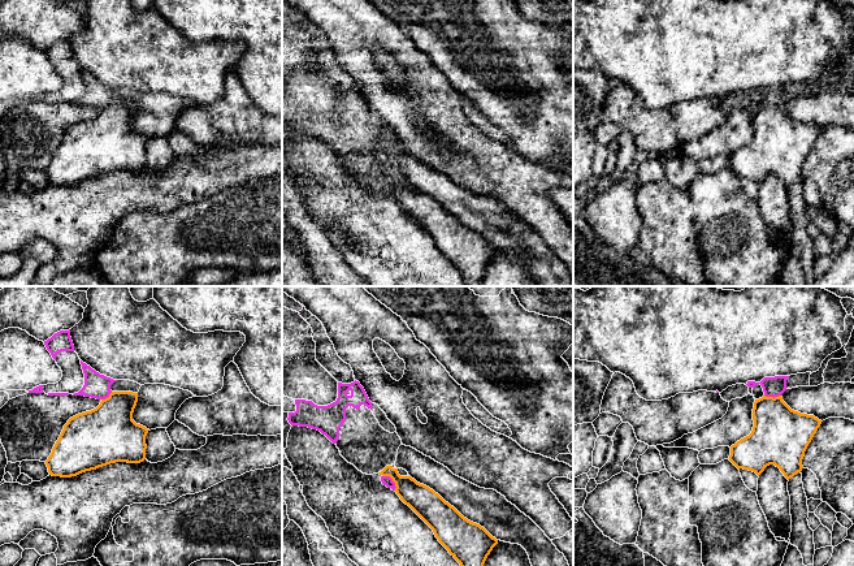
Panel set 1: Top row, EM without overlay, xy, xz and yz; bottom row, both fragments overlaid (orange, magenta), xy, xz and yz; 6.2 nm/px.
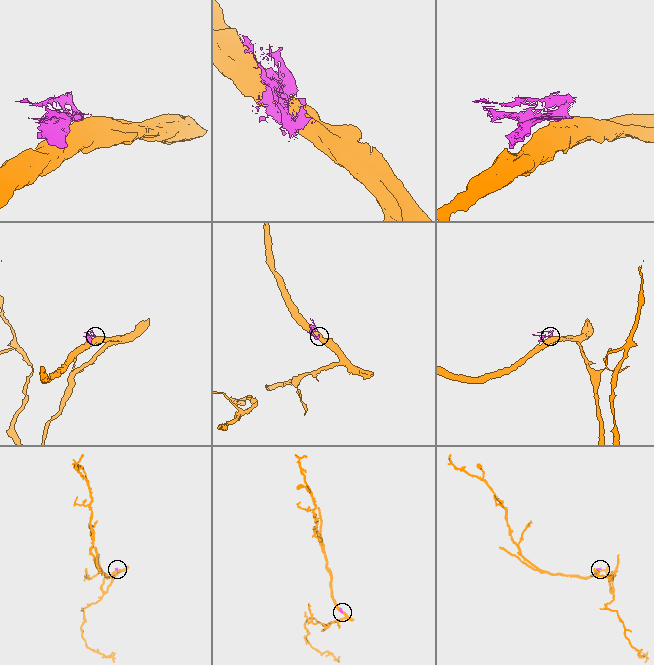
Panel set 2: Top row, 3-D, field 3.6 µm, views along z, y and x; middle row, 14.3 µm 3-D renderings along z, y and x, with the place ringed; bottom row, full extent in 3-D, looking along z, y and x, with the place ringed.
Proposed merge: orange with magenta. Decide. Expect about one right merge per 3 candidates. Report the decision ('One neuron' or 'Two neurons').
Two neurons

